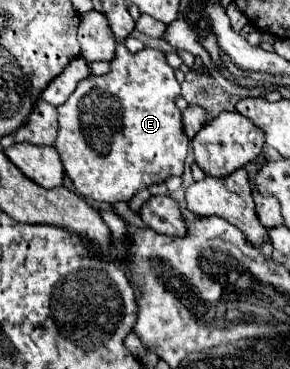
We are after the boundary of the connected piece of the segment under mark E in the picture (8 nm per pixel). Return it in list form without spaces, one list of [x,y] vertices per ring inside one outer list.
[[[119,43],[115,59],[111,61],[111,71],[101,77],[87,77],[83,83],[79,83],[71,99],[57,107],[59,135],[53,147],[59,151],[65,173],[73,181],[77,193],[99,203],[119,203],[129,201],[137,191],[147,189],[149,185],[163,183],[173,175],[181,175],[189,139],[183,133],[181,111],[175,105],[179,95],[181,87],[163,51],[145,47],[139,53],[129,53],[125,45]]]

